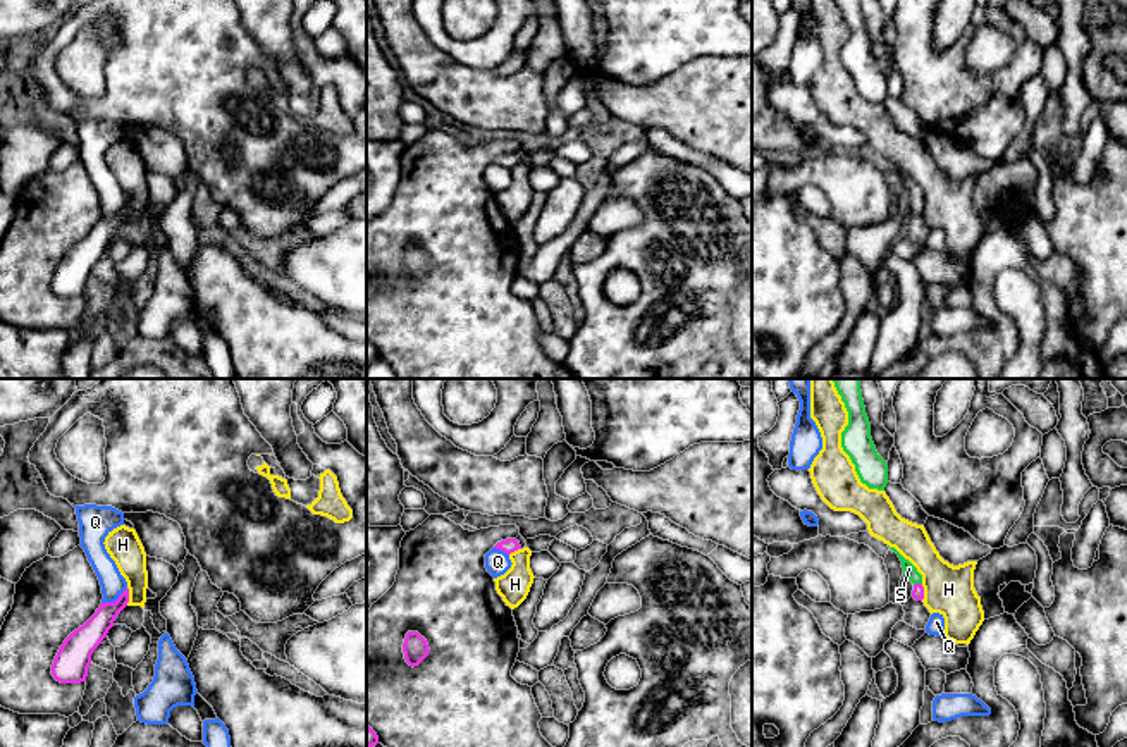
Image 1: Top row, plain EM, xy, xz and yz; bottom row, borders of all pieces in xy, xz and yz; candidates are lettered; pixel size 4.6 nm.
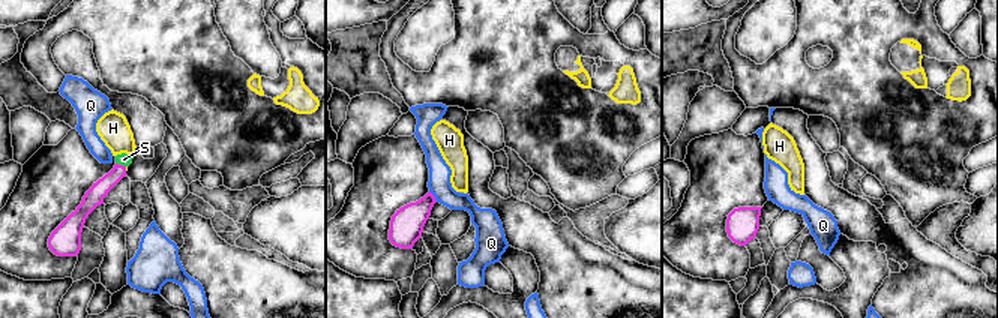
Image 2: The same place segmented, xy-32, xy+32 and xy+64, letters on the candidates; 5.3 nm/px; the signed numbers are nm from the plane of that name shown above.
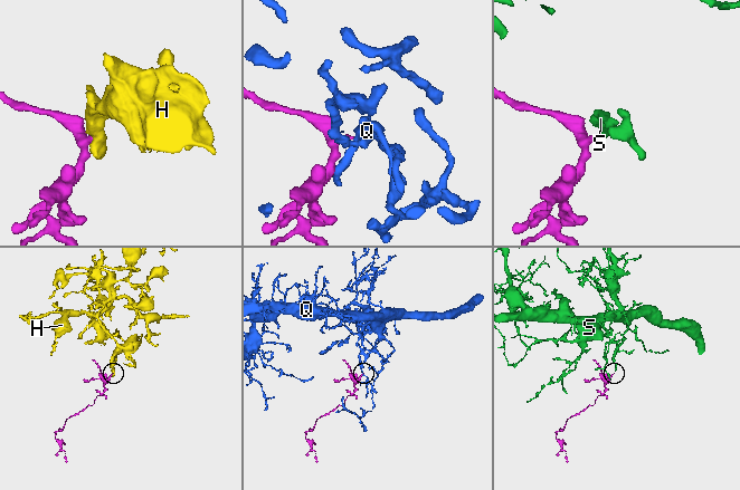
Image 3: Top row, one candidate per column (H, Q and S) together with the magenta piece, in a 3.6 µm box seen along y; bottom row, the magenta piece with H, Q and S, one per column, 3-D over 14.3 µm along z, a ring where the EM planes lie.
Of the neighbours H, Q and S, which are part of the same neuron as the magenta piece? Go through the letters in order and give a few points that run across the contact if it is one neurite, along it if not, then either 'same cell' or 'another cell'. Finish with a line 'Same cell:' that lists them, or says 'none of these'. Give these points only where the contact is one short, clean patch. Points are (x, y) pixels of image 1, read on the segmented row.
H: line xy (128, 587), (126, 605); another cell
Q: another cell
S: line yz (917, 592), (917, 584), (909, 568); same cell
Same cell: S

